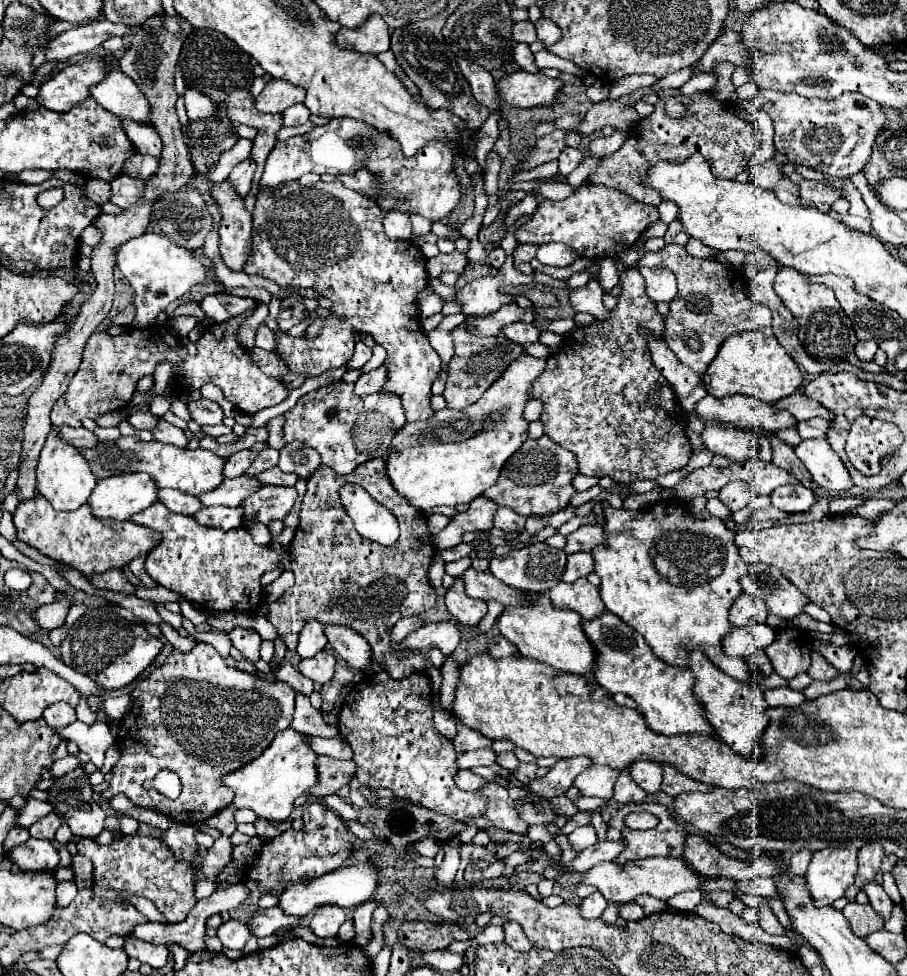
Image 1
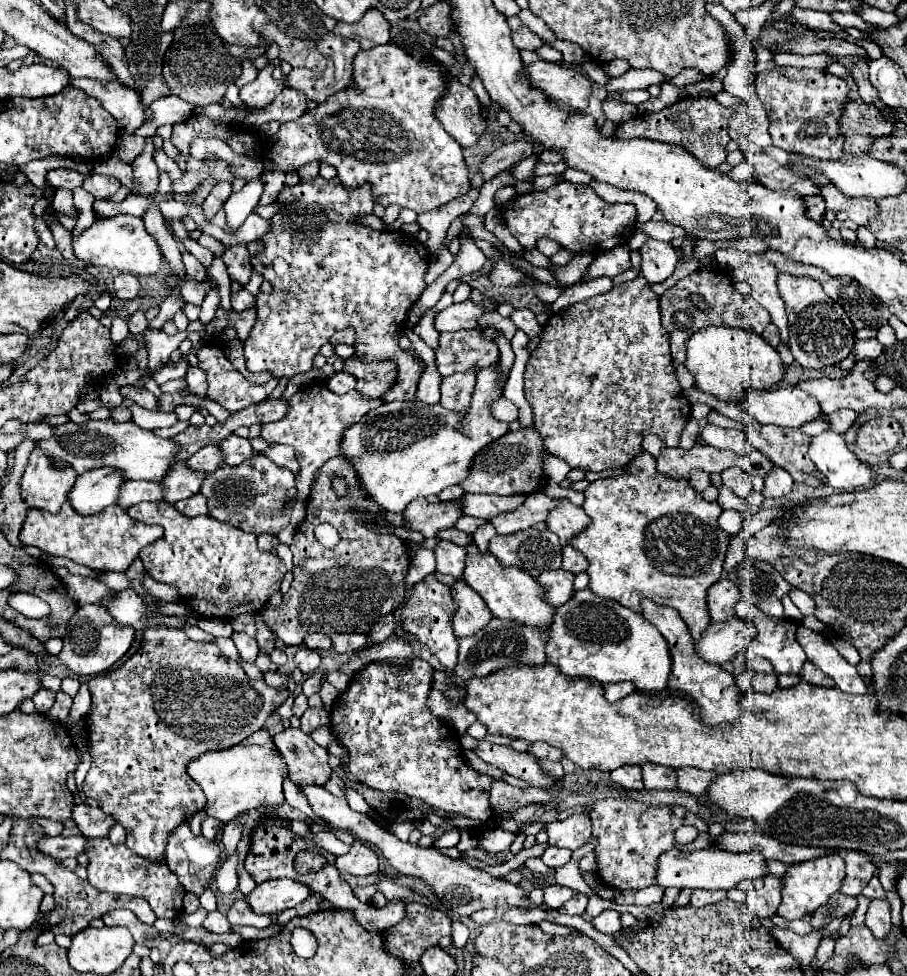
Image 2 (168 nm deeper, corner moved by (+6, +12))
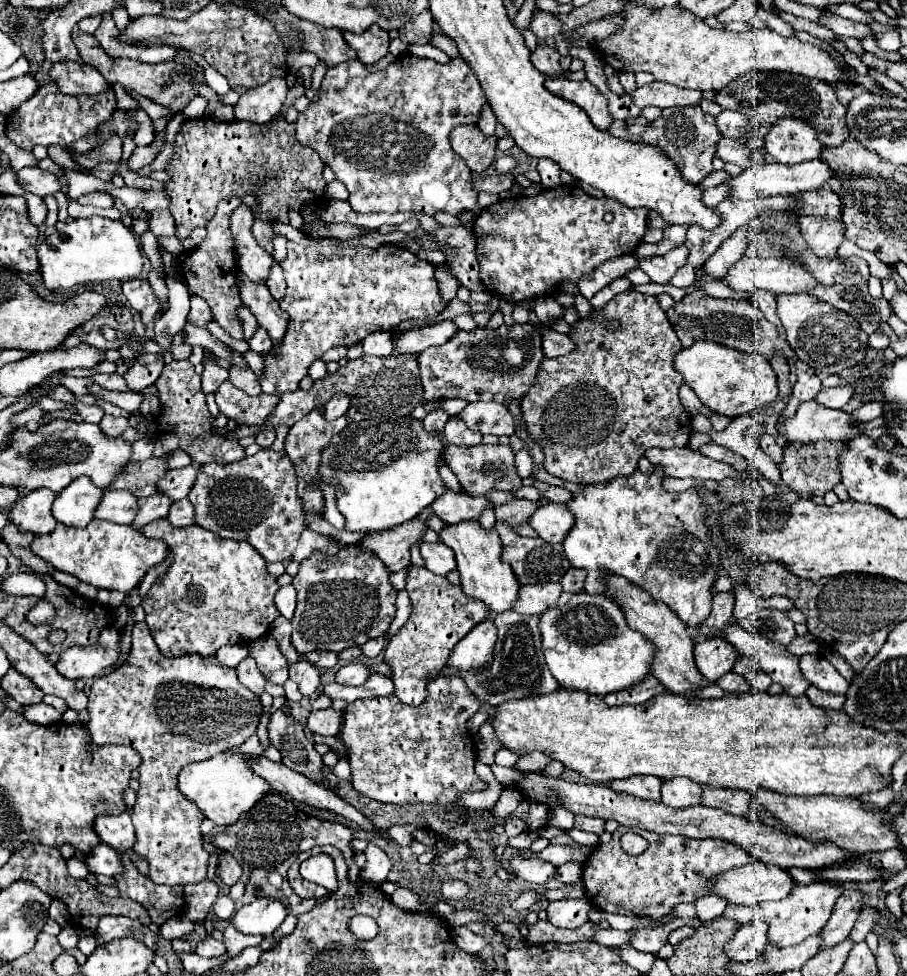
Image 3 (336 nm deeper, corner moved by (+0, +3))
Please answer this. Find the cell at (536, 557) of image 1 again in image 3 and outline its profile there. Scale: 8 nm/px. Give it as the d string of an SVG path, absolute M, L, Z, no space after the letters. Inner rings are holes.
M496 522L496 530L504 544L502 560L512 566L516 578L520 584L546 584L546 582L558 582L570 568L570 562L564 554L564 548L560 544L548 544L542 538L522 538L518 536L506 522Z

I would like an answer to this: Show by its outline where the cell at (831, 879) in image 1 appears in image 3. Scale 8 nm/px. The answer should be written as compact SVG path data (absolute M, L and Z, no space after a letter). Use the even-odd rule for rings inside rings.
M814 882L808 886L798 884L792 894L780 902L762 902L758 906L754 906L754 914L762 920L766 920L768 924L768 944L774 944L776 948L788 948L788 946L796 946L802 940L806 940L812 934L818 934L822 930L822 926L828 922L834 902L838 900L838 896L842 894L842 888L826 884L826 882Z

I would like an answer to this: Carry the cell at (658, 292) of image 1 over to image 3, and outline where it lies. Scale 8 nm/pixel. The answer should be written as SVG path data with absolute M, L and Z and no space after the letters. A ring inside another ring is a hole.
M678 246L672 248L670 252L666 252L664 256L652 256L652 258L642 258L640 260L640 268L652 278L652 282L656 284L666 284L678 268L682 268L686 264L688 258L688 250L686 246Z

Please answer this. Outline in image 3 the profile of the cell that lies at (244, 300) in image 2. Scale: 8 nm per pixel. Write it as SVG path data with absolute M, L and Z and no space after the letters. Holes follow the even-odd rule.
M258 328L254 338L248 344L250 344L250 350L254 350L258 354L266 354L272 348L272 340L270 340L270 336L268 336L268 332L264 328Z

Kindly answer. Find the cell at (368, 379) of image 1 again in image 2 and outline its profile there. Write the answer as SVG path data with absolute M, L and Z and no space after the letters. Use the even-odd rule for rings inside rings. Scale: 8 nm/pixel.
M344 371L334 373L334 375L330 377L330 381L328 381L328 389L334 391L336 395L348 393L348 391L354 389L354 387L356 387L356 377L352 377L350 373L344 373Z

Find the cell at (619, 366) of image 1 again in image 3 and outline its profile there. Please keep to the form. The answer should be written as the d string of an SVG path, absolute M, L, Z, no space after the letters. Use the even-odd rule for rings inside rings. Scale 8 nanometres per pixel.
M626 290L602 310L594 310L594 320L578 320L570 338L576 350L558 358L545 358L538 372L538 384L520 402L528 434L542 446L548 474L578 484L608 482L616 476L630 476L648 448L688 446L692 426L678 398L682 376L672 366L682 344L654 296ZM608 320L620 320L620 330L606 328L604 322Z

